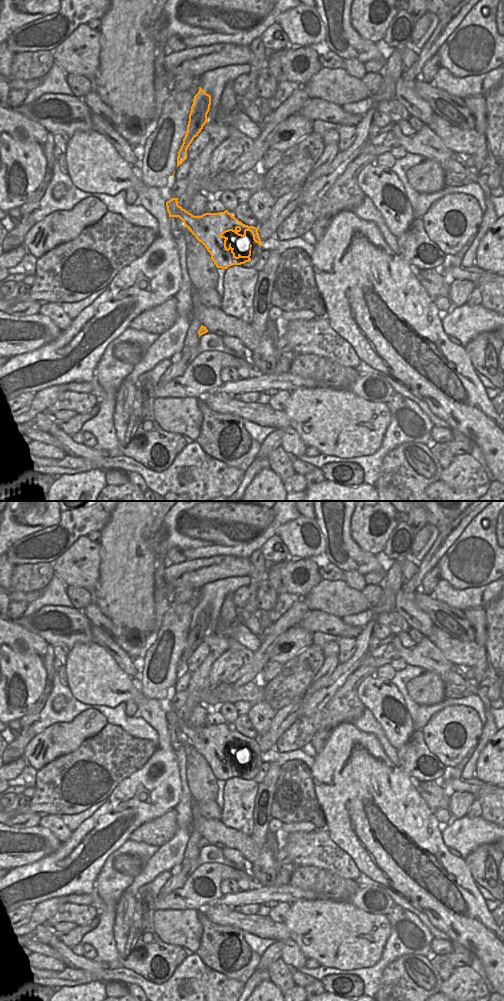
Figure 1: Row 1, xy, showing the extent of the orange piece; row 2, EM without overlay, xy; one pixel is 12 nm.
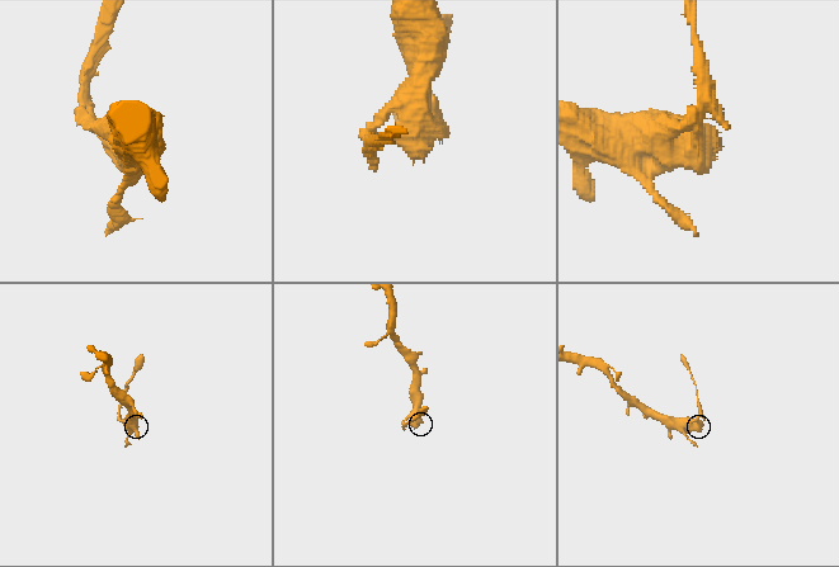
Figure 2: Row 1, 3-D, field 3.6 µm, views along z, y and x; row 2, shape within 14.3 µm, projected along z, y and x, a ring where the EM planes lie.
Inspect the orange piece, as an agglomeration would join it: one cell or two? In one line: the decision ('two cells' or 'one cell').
two cells

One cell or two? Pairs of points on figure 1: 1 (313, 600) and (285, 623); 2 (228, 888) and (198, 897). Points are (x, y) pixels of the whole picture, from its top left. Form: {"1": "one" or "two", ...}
{"1": "two", "2": "two"}

